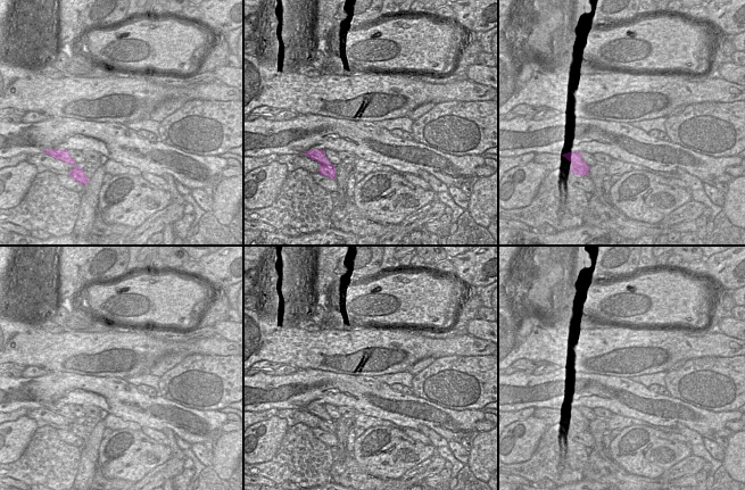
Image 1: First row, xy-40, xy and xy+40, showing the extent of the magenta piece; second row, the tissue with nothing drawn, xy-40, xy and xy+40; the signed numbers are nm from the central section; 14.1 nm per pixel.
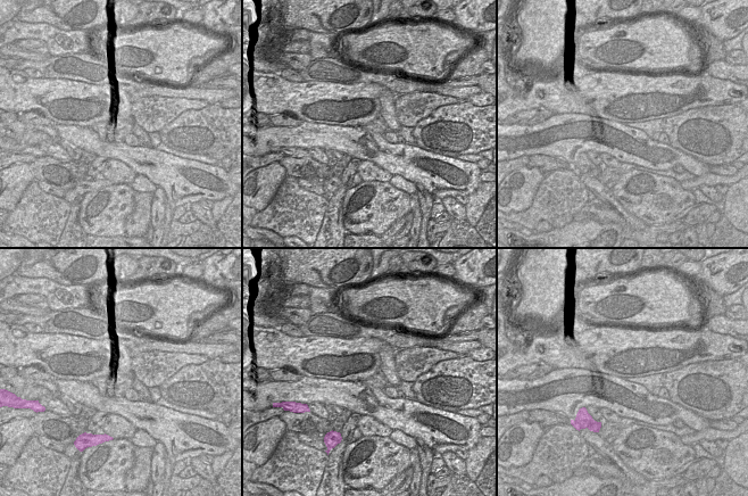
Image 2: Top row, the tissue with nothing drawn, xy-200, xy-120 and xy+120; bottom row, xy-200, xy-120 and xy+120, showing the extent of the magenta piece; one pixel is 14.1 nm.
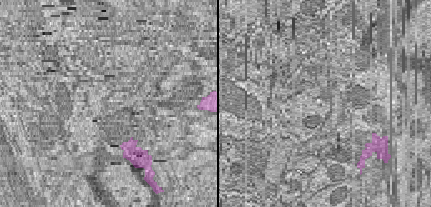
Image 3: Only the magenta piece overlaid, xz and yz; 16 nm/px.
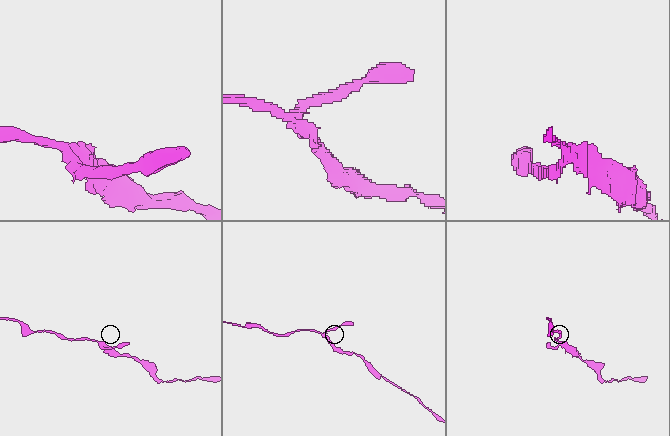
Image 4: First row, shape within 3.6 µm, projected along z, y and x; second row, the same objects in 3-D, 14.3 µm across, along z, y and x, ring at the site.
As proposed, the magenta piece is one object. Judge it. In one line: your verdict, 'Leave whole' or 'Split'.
Split

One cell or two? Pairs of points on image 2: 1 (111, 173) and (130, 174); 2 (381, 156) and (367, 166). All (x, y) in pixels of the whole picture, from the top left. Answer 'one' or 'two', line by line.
1: one
2: two

